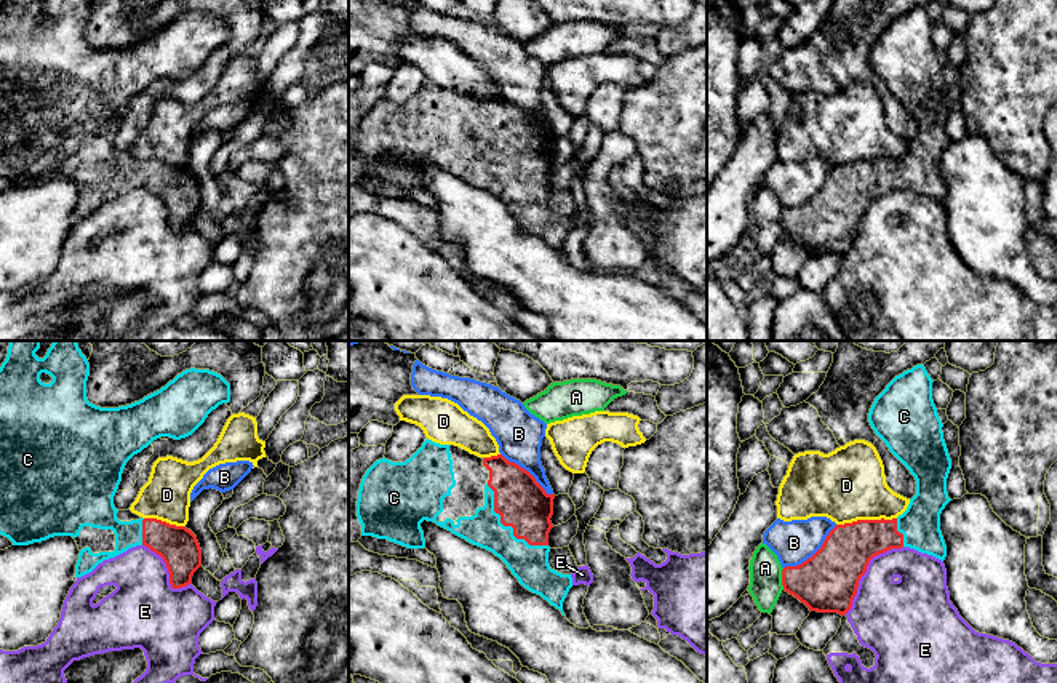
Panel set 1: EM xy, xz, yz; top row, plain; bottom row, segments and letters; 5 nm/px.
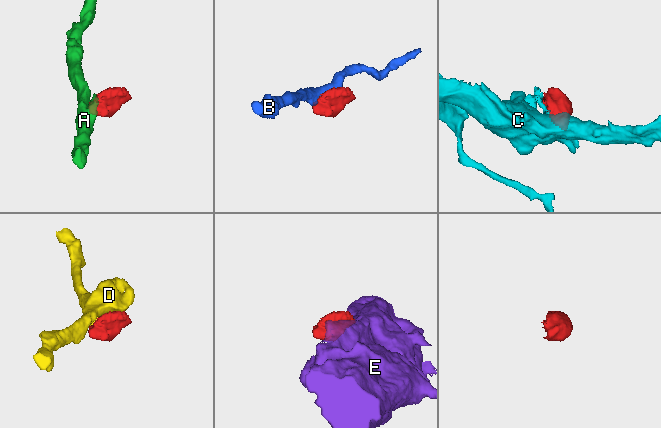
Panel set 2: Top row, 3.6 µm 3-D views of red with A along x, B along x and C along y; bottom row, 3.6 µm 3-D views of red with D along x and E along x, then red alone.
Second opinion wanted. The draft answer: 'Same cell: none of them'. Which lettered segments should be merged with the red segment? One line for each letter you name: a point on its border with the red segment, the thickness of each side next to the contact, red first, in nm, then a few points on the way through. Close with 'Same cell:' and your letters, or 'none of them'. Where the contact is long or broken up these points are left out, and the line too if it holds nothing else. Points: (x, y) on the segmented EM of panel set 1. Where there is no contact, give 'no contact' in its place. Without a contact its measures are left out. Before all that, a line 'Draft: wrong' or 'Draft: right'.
Draft: wrong
C: contact xz (507, 525); calibres 260 and 190 nm
Same cell: C

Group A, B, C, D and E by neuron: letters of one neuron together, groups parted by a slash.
A / B / C / D / E

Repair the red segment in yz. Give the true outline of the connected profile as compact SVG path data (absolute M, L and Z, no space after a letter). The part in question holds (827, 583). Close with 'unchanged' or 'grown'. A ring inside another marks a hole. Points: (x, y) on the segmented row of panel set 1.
M916 365L895 376L875 398L868 413L875 433L916 480L916 494L910 499L907 510L892 520L857 520L836 525L811 558L782 569L784 590L804 603L809 611L844 616L852 606L859 581L870 560L891 549L910 547L945 560L947 545L940 531L940 513L951 501L947 493L951 459L943 440L943 424L932 400L932 382L924 365Z; grown

